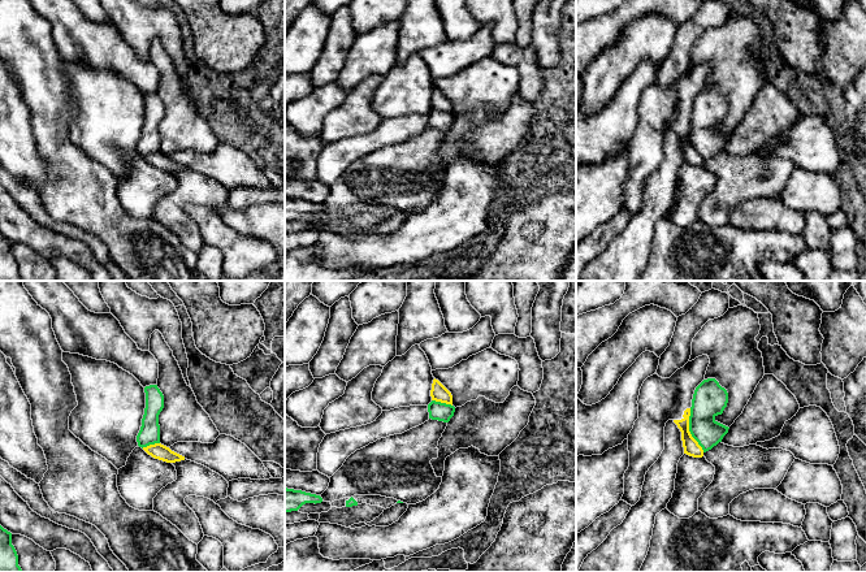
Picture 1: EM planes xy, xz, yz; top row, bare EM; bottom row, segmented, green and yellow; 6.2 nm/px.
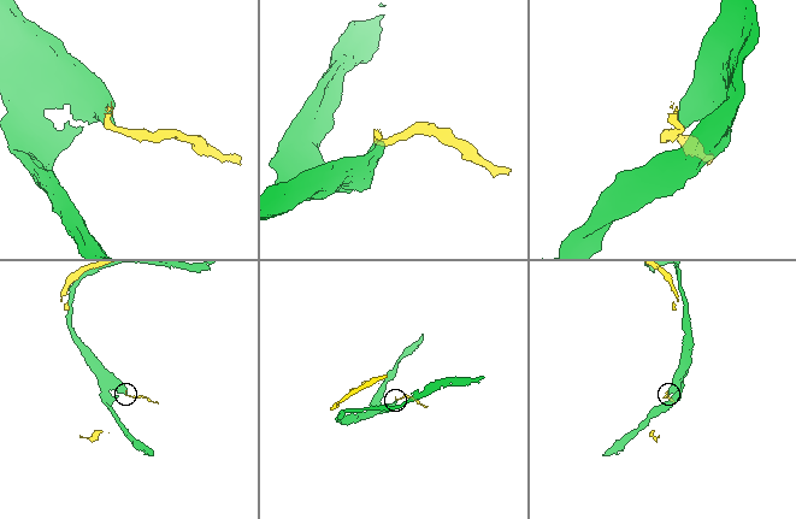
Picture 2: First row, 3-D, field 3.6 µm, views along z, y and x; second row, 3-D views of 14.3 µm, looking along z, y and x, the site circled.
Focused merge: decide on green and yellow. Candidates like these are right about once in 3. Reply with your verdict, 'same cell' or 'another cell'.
another cell

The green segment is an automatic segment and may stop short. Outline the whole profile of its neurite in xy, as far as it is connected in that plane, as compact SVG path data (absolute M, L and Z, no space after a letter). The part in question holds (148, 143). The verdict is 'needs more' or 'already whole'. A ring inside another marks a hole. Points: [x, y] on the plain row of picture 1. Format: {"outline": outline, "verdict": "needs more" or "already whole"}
{"outline": "M157 94L144 96L146 117L142 127L142 135L137 144L139 156L160 152L159 124L164 117L164 104Z", "verdict": "already whole"}

